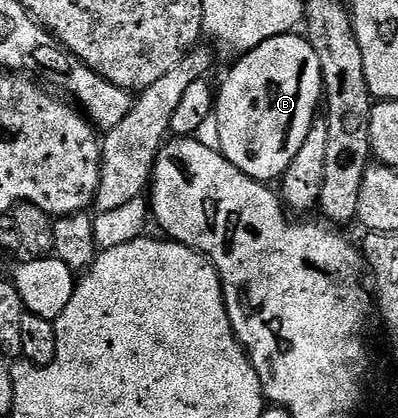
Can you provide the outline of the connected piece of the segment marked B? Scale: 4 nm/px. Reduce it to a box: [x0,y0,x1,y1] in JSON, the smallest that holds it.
[214,32,324,183]

